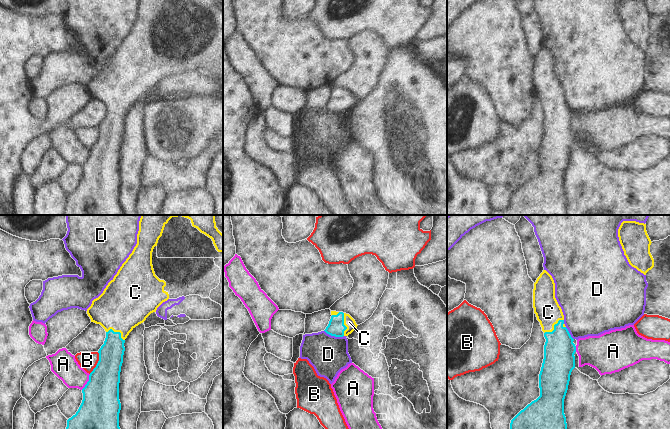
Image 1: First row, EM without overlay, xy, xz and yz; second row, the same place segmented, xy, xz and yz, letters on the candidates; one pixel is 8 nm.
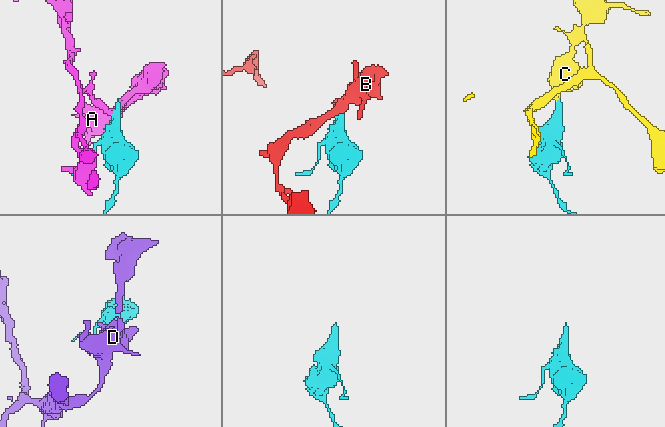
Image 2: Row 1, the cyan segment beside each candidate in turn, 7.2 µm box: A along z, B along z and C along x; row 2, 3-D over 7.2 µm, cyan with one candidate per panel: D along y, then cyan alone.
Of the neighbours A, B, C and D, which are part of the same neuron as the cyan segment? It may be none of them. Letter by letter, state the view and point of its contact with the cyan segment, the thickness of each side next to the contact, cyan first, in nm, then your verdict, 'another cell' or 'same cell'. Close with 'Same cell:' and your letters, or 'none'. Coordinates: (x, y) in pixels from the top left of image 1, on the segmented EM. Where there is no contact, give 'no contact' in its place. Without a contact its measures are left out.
A: xy (87, 382) | 320/200 nm | another cell
B: xy (97, 363) | 280/140 nm | another cell
C: yz (554, 327) | 260/200 nm | same cell
D: xz (334, 335) | 140/300 nm | another cell
Same cell: C

